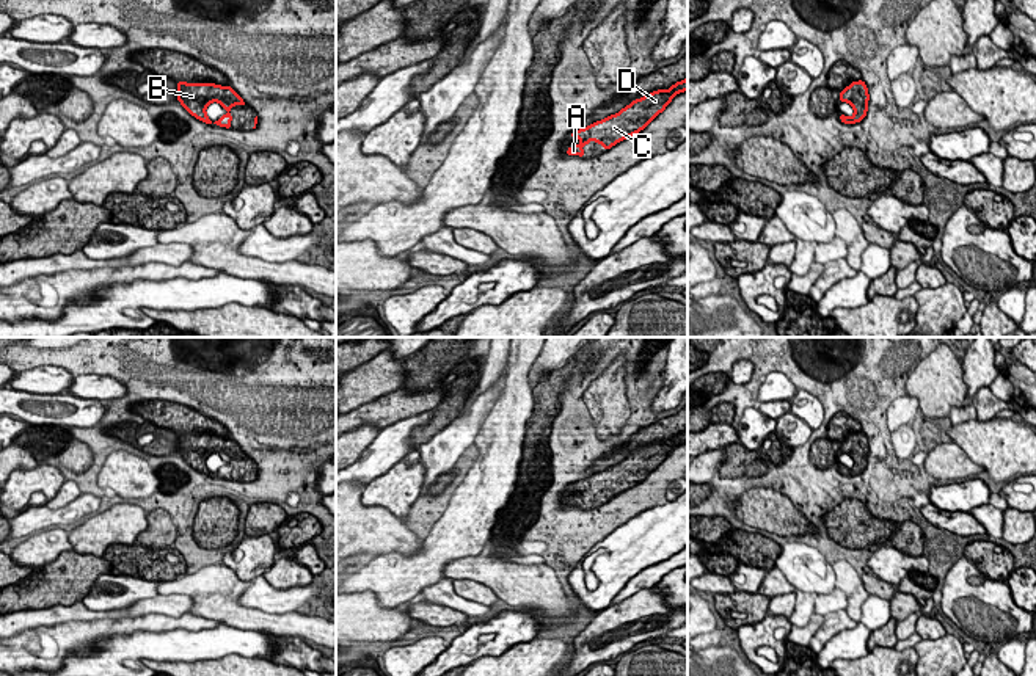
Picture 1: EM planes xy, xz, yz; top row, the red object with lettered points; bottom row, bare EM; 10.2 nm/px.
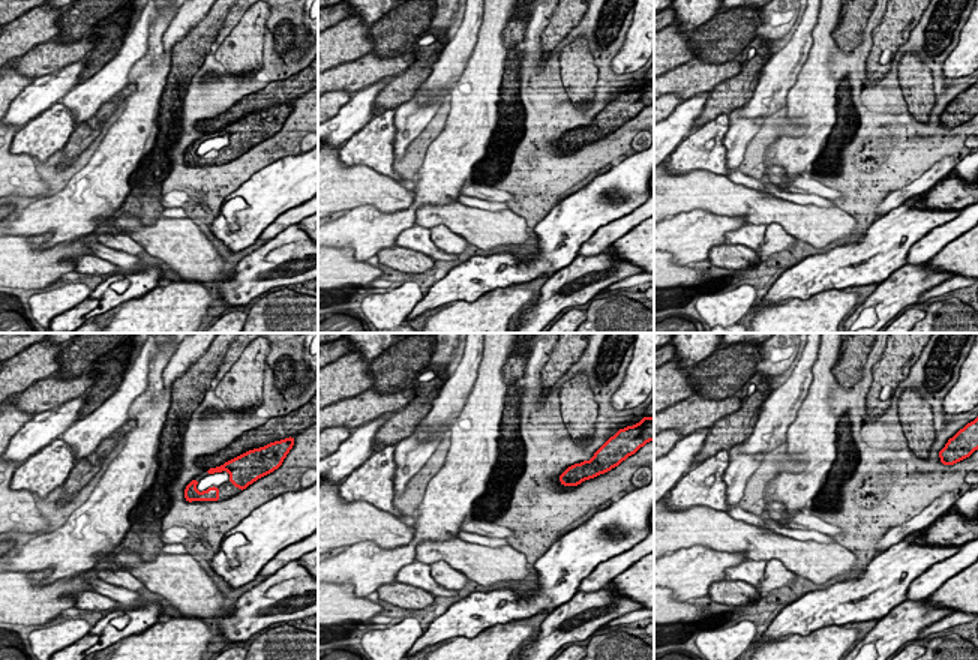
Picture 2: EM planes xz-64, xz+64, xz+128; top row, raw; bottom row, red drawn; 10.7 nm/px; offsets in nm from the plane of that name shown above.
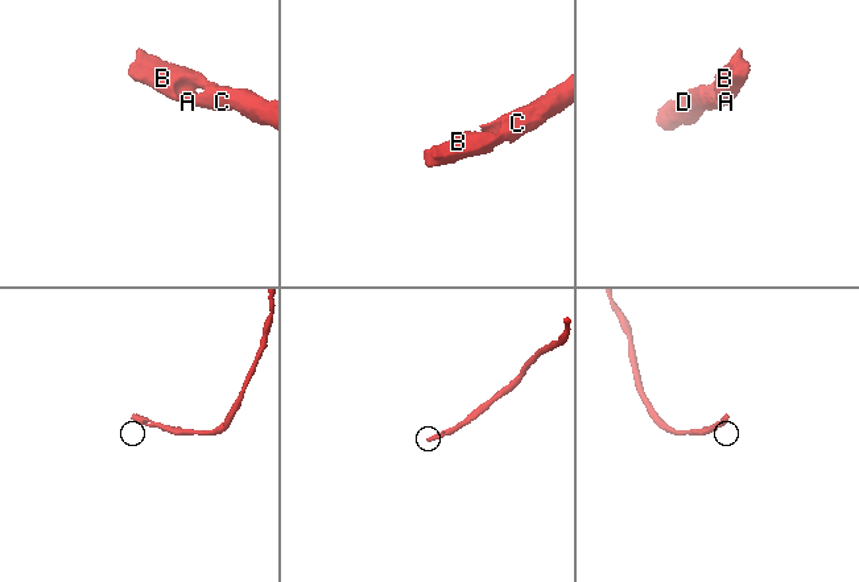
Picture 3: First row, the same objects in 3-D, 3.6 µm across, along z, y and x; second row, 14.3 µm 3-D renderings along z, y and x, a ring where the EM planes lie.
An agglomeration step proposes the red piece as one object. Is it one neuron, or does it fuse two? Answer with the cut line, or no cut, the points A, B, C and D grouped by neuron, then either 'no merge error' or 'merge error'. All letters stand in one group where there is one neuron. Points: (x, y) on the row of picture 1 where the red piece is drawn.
no cut | A B C D | no merge error

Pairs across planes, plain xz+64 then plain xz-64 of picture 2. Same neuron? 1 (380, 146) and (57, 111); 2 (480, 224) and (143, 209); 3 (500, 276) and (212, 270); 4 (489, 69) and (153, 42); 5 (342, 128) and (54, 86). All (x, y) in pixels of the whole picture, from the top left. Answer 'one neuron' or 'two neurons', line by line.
1: one neuron
2: two neurons
3: two neurons
4: one neuron
5: one neuron

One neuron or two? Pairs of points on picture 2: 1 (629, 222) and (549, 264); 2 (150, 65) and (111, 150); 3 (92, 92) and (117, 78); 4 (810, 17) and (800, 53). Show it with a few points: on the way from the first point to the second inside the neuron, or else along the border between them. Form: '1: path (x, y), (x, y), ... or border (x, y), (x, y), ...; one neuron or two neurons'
1: border (606, 225), (602, 225), (575, 255); two neurons
2: path (149, 86), (147, 96), (132, 129); one neuron
3: path (98, 89), (111, 78); one neuron
4: path (807, 26), (801, 44); one neuron

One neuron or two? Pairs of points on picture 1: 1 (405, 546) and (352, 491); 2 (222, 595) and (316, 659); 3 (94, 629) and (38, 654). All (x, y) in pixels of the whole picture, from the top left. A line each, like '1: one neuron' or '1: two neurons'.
1: one neuron
2: two neurons
3: one neuron

